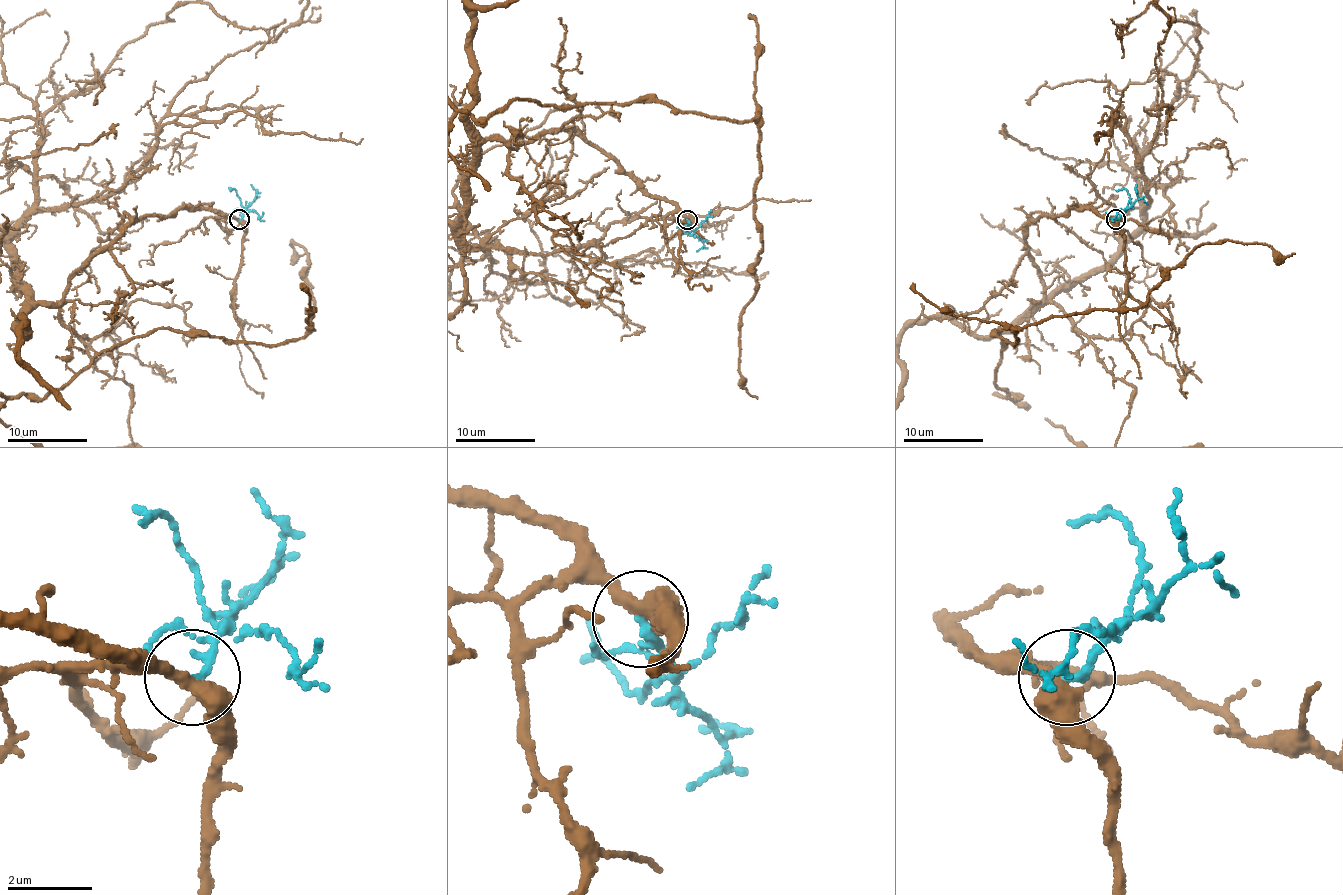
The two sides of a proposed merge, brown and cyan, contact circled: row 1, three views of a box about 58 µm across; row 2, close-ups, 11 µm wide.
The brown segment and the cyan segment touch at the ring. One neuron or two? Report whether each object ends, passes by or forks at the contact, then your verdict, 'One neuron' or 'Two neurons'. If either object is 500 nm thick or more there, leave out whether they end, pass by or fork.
At the ring brown passes by. At the ring cyan ends. One neuron

